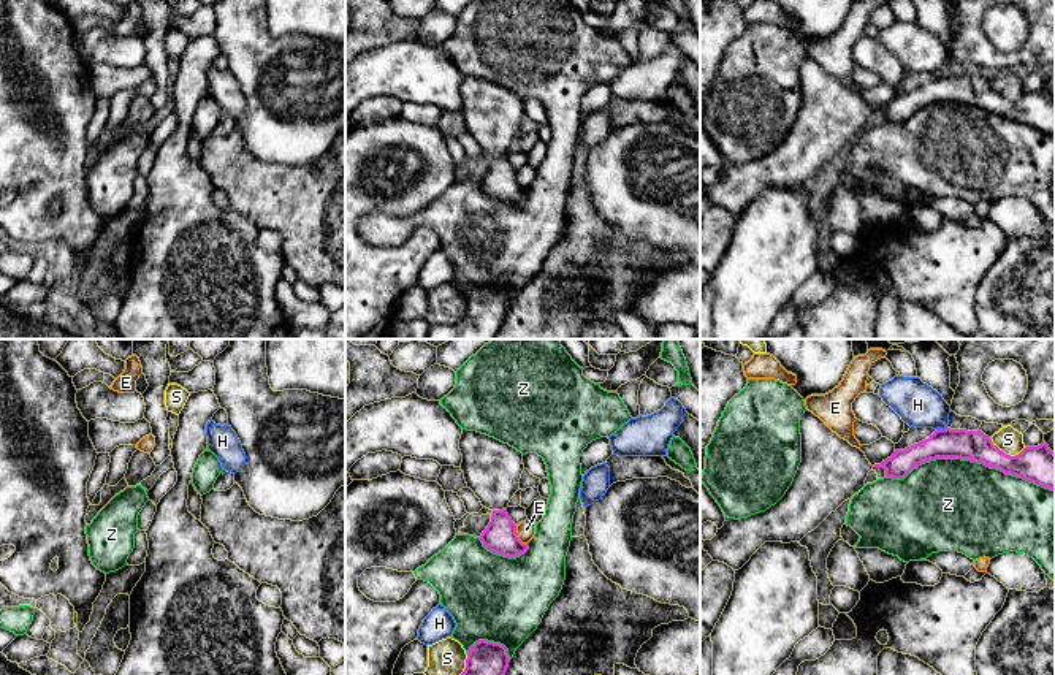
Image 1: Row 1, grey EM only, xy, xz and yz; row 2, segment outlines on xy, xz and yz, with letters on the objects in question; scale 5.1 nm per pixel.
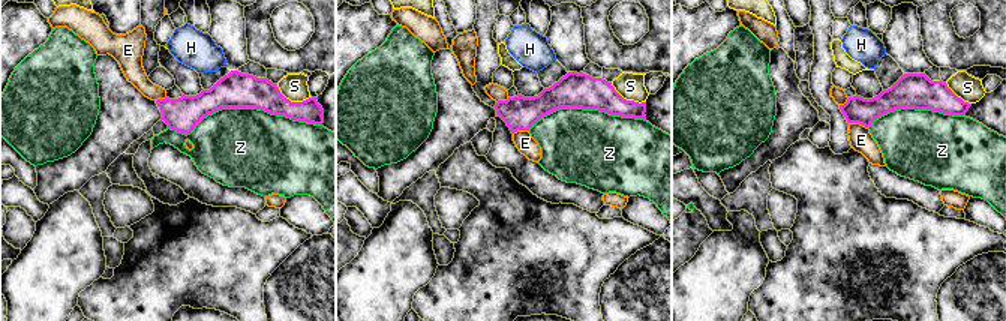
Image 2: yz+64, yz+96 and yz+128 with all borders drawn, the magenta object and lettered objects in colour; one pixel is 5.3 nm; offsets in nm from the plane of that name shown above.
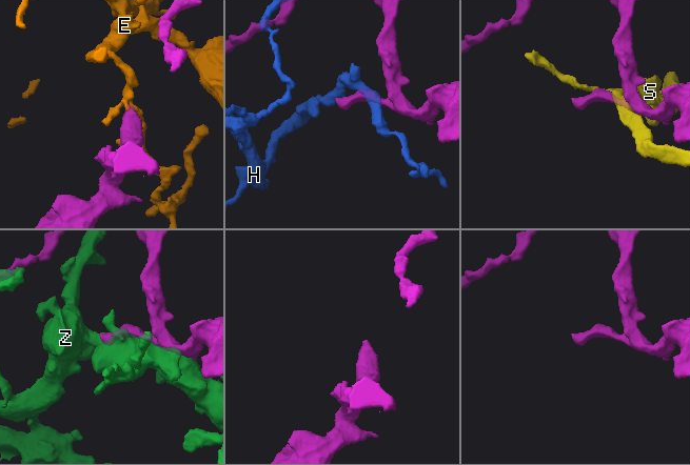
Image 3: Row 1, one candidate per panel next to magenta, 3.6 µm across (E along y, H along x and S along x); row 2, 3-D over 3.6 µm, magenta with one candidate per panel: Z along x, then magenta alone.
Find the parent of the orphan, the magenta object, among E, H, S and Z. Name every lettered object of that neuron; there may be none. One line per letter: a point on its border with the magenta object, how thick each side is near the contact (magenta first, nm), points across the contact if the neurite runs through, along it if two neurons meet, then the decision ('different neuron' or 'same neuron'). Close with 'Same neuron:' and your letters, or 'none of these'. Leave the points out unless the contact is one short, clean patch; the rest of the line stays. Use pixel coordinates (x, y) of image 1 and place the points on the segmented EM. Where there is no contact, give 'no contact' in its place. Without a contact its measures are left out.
E: meets magenta in xz at (517, 534); 170 nm thick on the magenta side, 90 nm on the other; border along xz (515, 525), (515, 533), (525, 544); different neuron
H: meets magenta in yz at (941, 430); 160 nm thick on the magenta side, 220 nm on the other; border along yz (946, 427), (936, 430); different neuron
S: meets magenta in yz at (1008, 455); 190 nm thick on the magenta side, 130 nm on the other; different neuron
Z: meets magenta in yz at (970, 460); 160 nm thick on the magenta side, 480 nm on the other; different neuron
Same neuron: none of these

